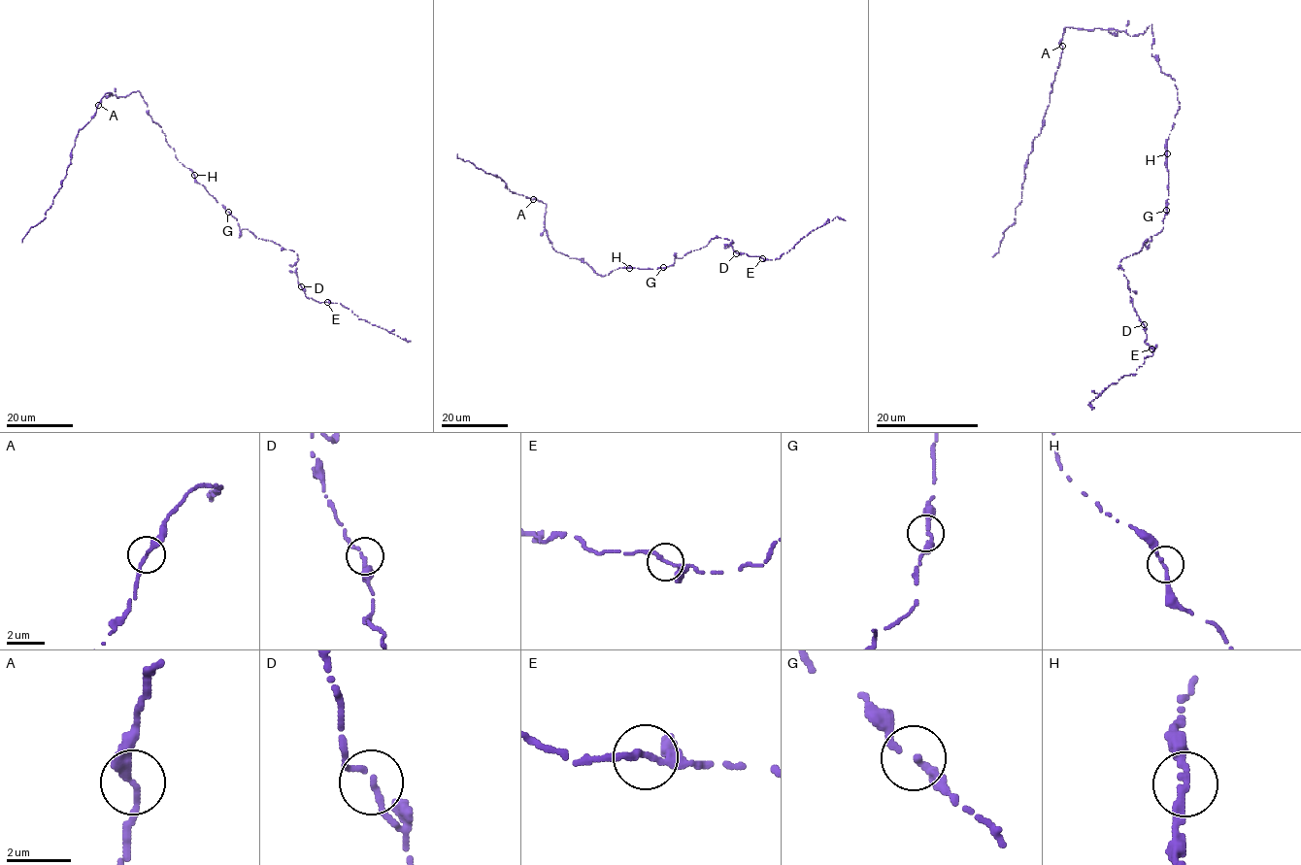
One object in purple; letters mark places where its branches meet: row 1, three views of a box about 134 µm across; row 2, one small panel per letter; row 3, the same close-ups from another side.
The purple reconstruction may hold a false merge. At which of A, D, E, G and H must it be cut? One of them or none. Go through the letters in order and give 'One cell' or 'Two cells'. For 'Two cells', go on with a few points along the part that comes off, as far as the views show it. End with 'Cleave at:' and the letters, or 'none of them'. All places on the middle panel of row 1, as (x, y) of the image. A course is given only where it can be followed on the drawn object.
A: One cell
D: One cell
E: One cell
G: One cell
H: One cell
Cleave at: none of them

